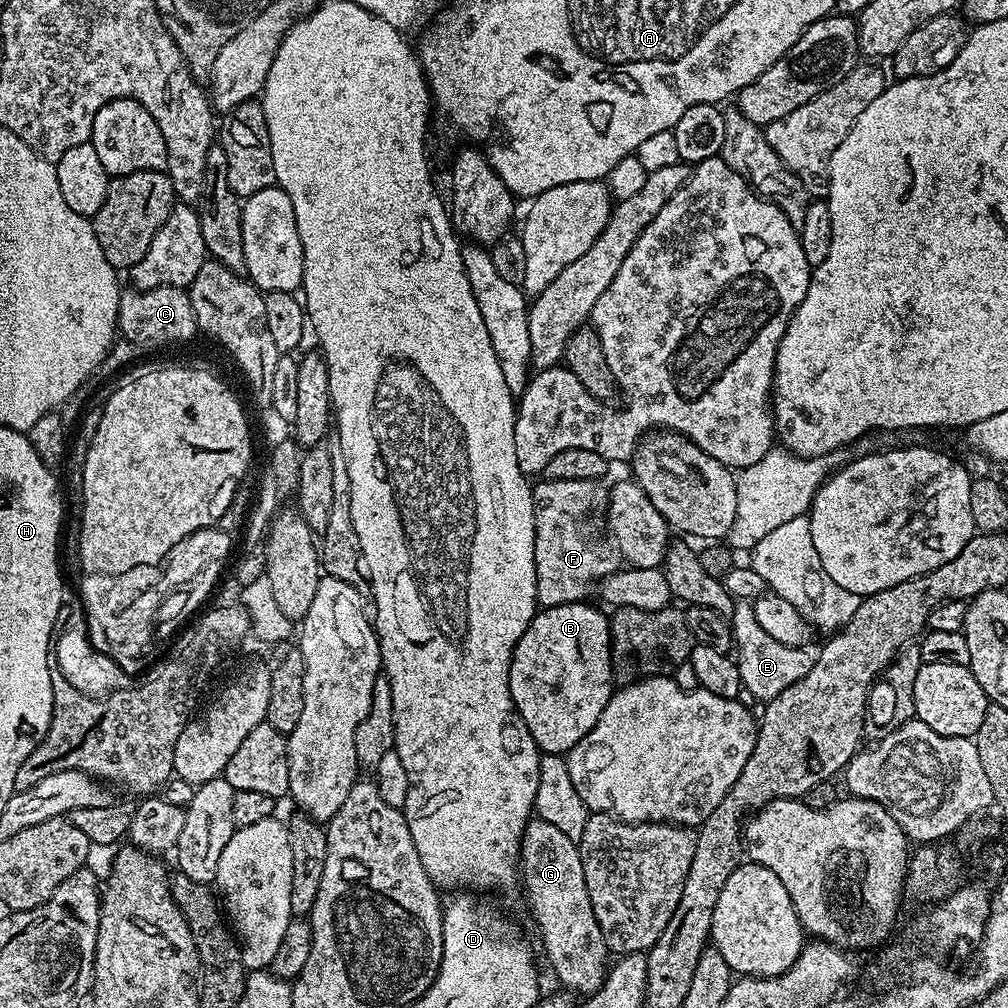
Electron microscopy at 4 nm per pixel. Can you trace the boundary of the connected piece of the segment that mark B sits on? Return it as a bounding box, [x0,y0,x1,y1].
[508,603,614,756]

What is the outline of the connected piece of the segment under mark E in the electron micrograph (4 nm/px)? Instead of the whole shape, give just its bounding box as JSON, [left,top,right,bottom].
[730,602,813,702]

